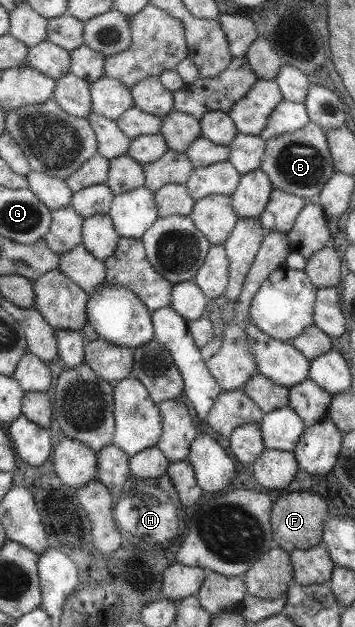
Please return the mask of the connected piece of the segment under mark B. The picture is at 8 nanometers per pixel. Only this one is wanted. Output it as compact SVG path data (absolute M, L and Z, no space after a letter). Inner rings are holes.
M307 122L301 129L266 139L264 141L264 152L258 168L268 177L273 188L303 199L318 195L322 185L334 172L326 135L313 122Z

